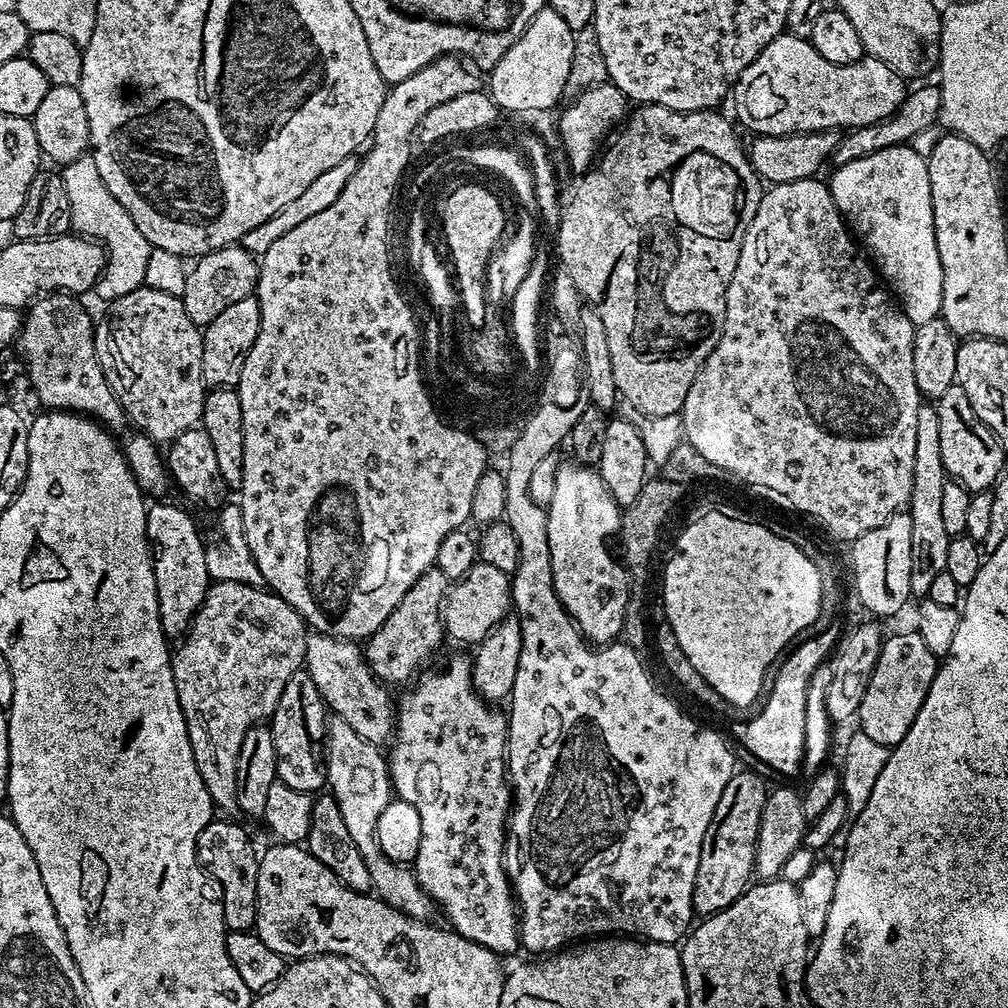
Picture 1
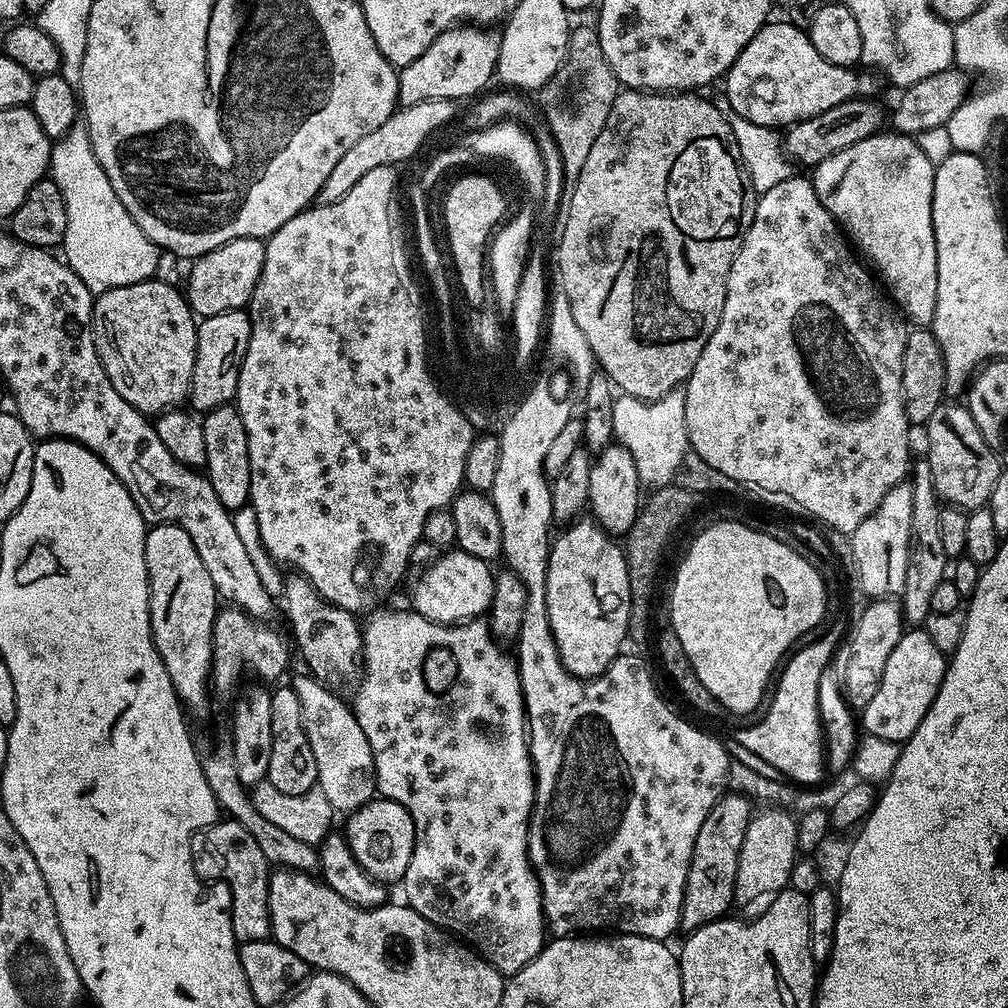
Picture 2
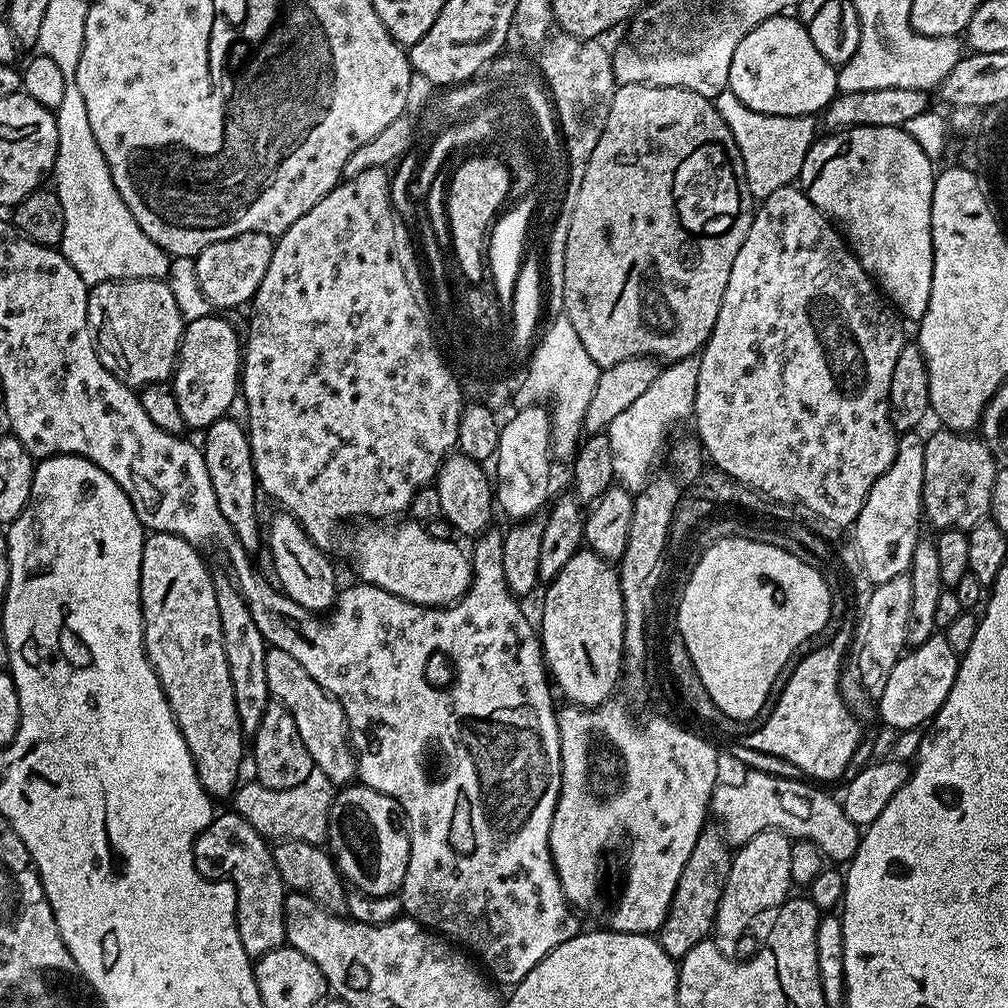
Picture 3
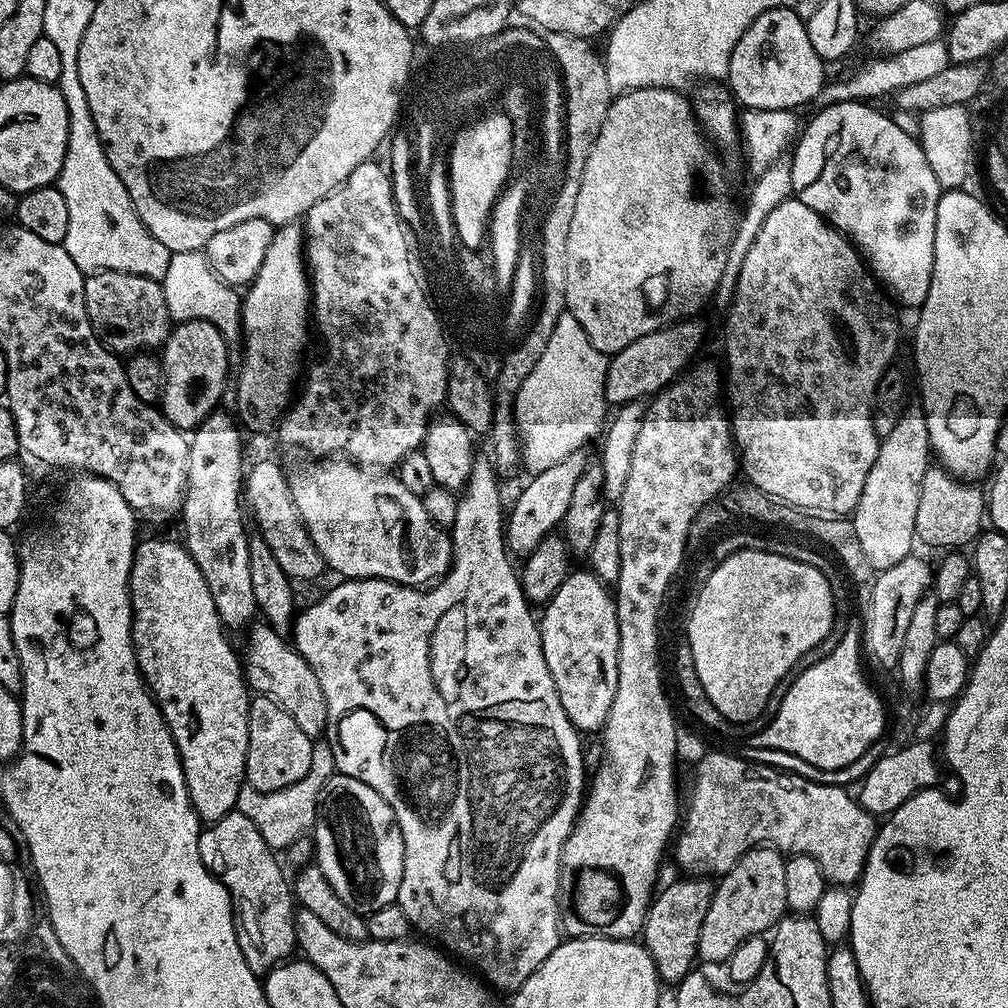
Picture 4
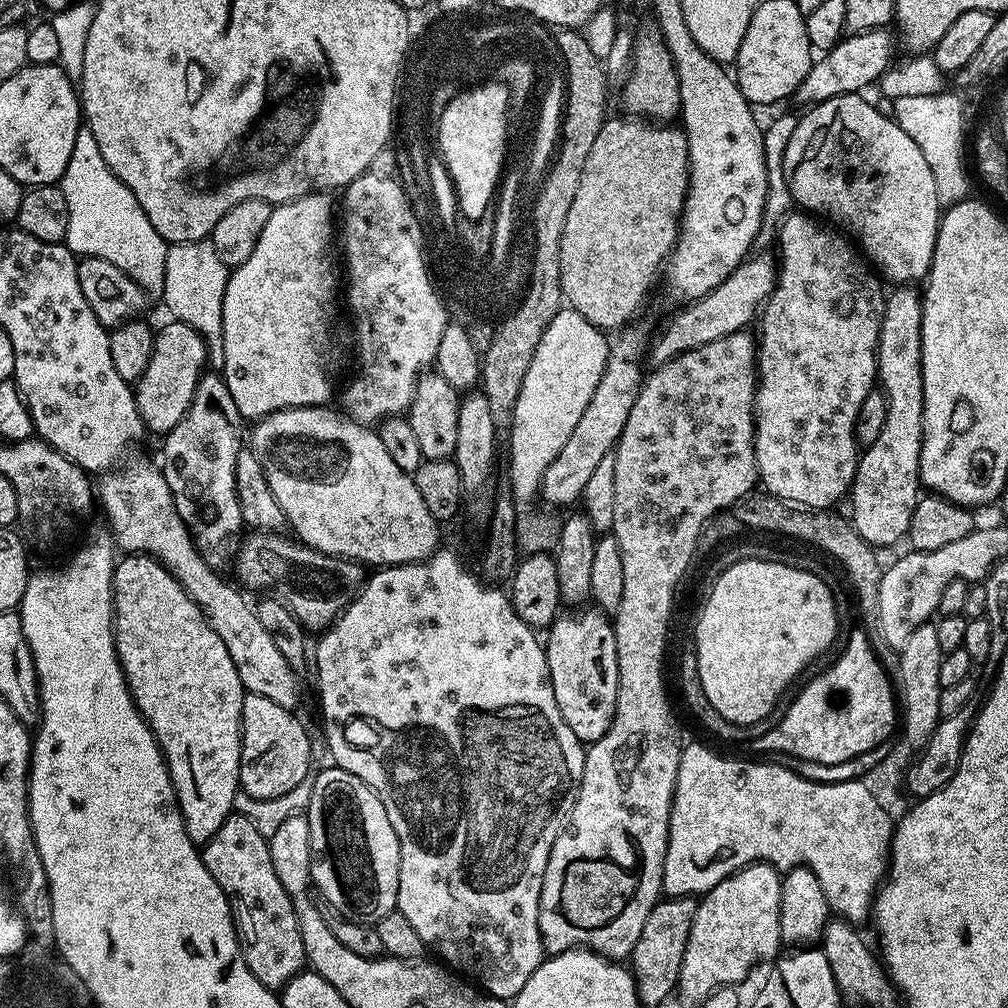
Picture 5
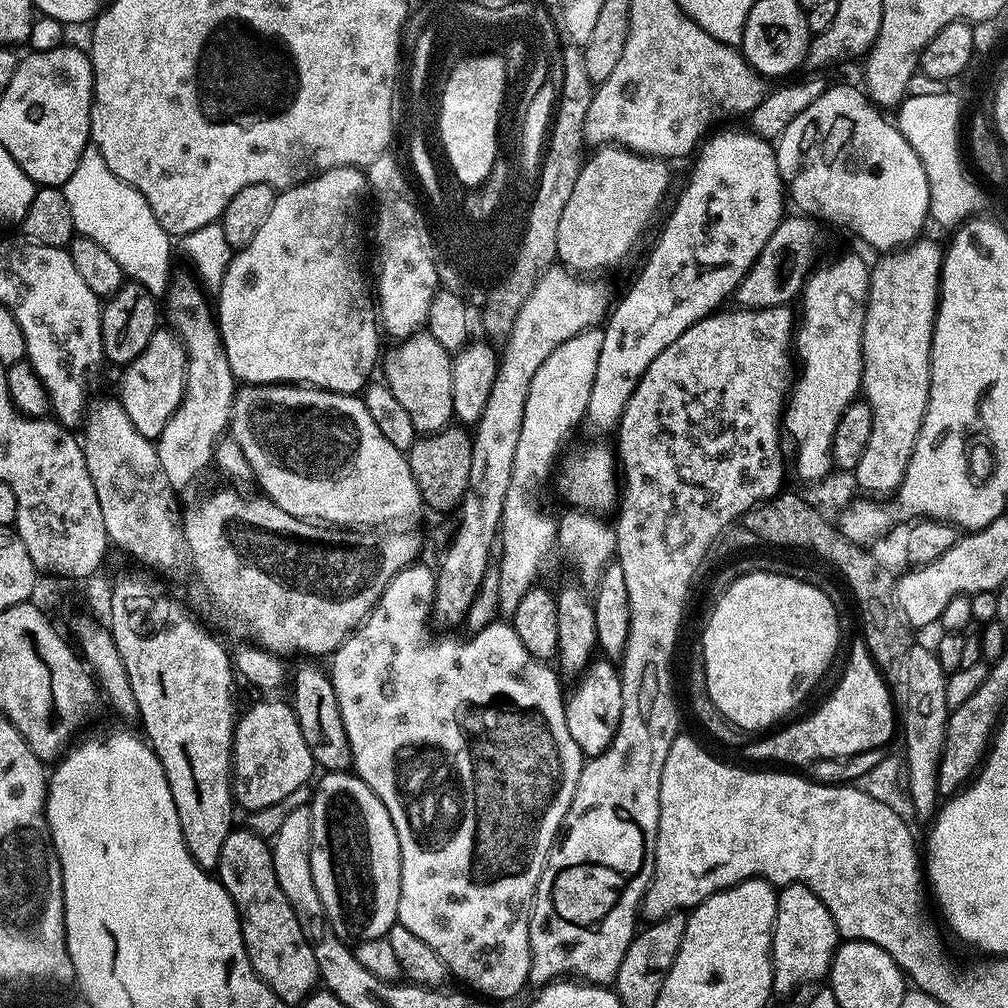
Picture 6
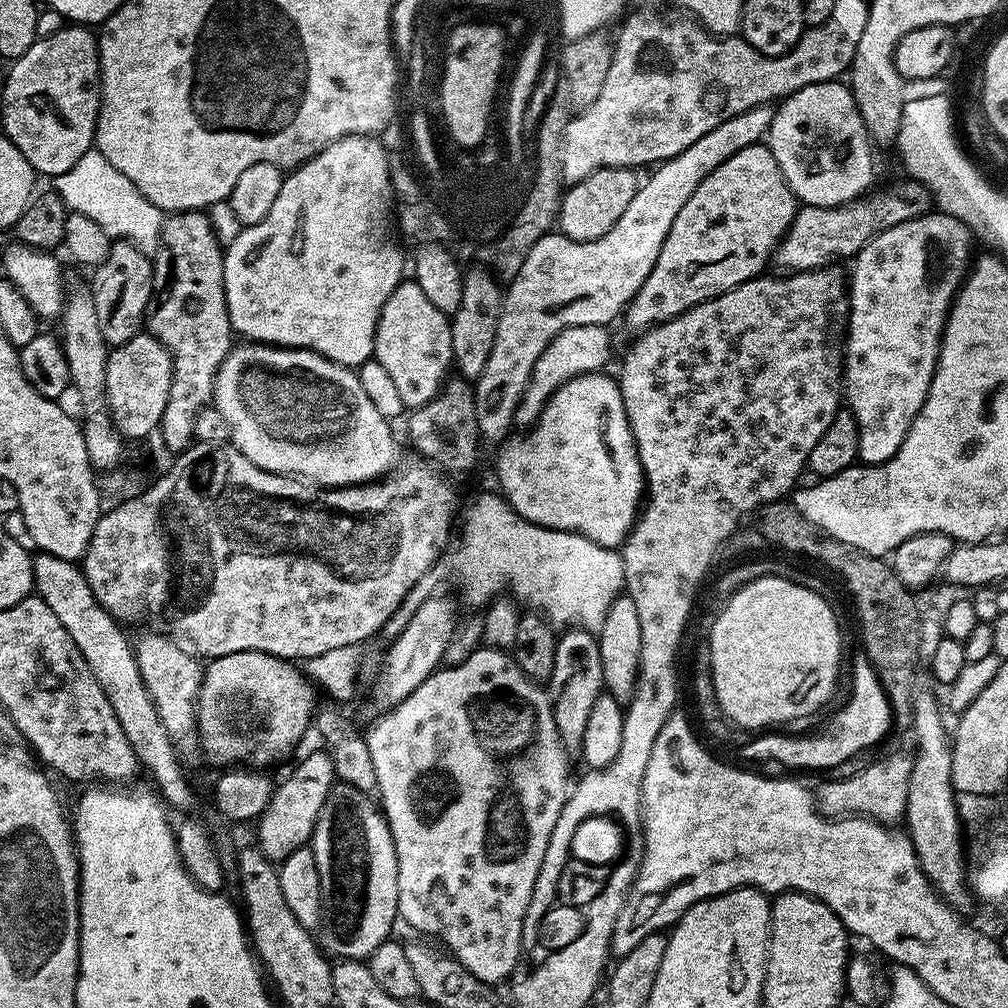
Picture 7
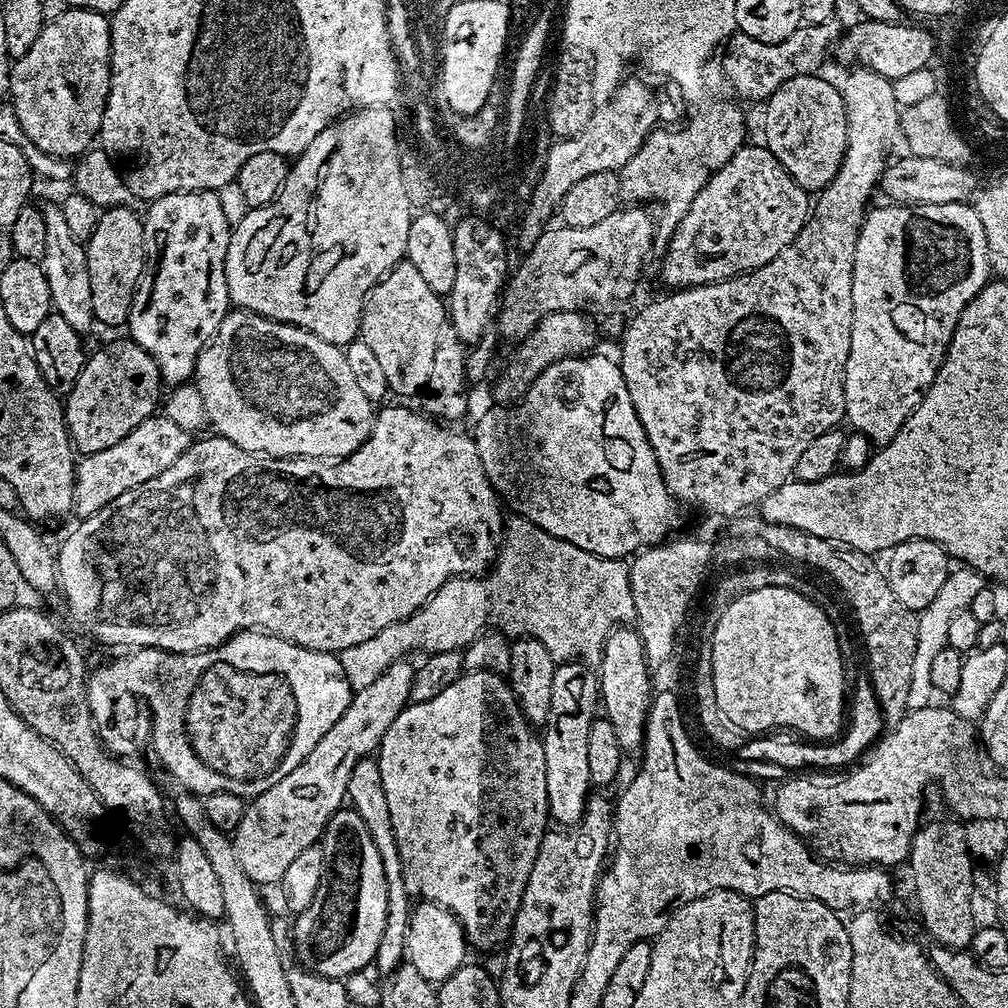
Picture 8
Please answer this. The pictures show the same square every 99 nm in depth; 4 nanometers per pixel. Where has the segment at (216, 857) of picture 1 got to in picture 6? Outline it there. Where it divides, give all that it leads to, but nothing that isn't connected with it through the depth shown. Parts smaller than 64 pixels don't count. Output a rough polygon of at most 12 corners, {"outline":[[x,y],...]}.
{"outline":[[233,827],[214,872],[285,1006],[321,983],[269,841]]}

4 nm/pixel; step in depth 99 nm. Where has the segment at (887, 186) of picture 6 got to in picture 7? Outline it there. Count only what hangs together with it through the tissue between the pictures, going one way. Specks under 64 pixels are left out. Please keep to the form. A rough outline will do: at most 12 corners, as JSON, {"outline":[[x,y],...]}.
{"outline":[[811,84],[766,147],[801,205],[840,208],[876,180],[852,89]]}

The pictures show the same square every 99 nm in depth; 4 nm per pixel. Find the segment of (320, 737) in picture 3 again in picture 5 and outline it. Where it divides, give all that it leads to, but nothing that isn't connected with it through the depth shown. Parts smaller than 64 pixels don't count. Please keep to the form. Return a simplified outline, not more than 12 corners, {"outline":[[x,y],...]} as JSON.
{"outline":[[163,471],[98,480],[124,554],[152,556],[226,642],[247,691],[299,709],[253,601],[200,557]]}

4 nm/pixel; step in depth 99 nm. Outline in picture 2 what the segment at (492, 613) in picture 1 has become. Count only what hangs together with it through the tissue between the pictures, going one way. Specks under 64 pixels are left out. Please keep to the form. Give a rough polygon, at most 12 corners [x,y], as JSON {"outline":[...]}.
{"outline":[[437,555],[412,588],[411,607],[463,624],[492,606],[489,561]]}

